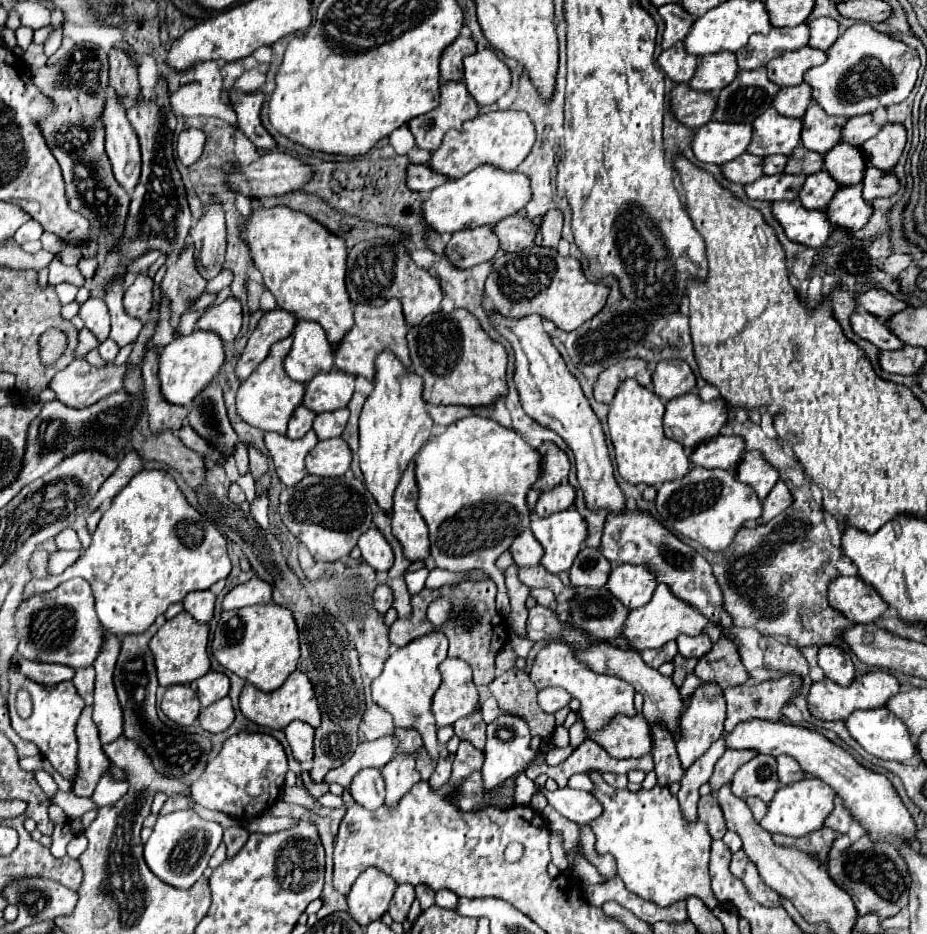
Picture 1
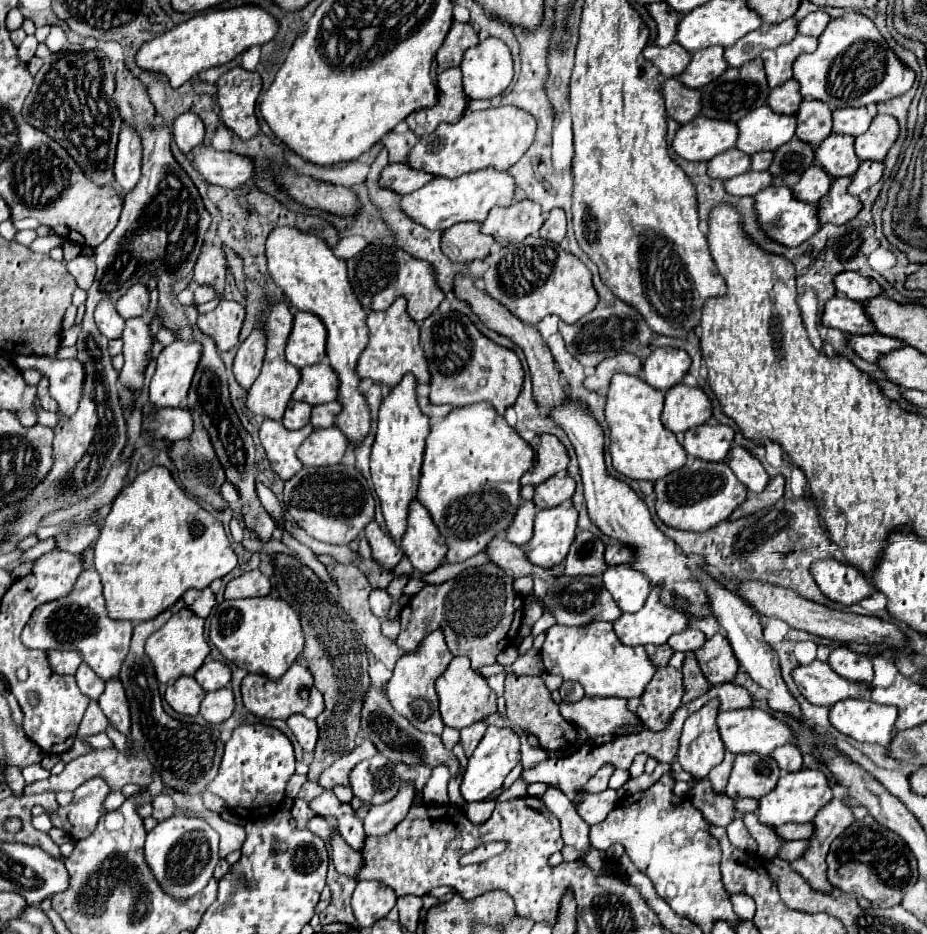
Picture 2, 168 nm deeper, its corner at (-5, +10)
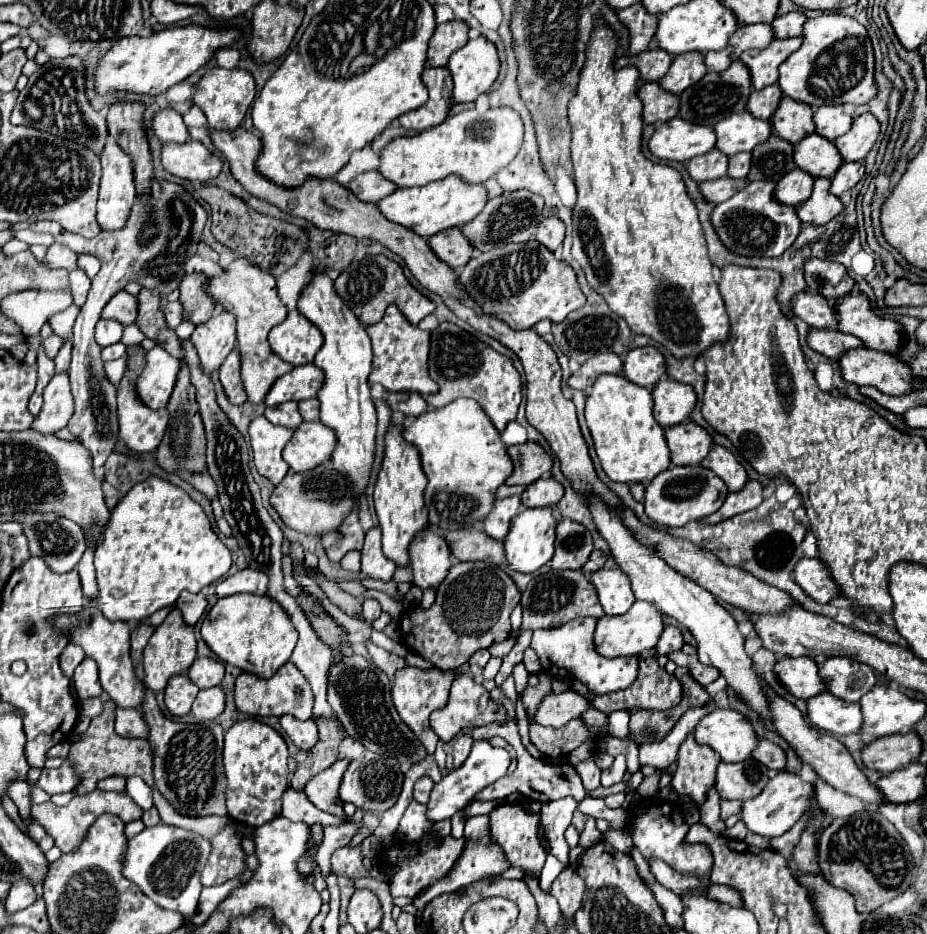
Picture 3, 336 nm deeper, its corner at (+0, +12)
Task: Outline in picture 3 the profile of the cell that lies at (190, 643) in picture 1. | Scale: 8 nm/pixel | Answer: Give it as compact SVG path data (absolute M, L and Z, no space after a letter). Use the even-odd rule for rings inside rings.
M177 607L171 609L167 619L155 629L151 635L145 651L143 651L143 669L145 669L145 685L151 687L153 691L159 691L167 685L169 677L177 673L185 673L191 663L197 657L197 641L195 641L195 631L191 625L183 621L183 615Z

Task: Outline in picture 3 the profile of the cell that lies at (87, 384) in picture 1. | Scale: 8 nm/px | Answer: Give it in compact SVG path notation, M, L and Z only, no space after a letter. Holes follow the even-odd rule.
M55 373L43 393L43 409L33 421L33 429L39 433L55 433L67 425L73 415L73 397L69 389L69 375Z

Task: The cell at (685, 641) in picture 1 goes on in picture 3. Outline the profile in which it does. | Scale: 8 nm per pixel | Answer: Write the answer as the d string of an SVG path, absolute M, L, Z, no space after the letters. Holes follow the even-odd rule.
M667 625L661 639L659 639L659 643L657 643L657 653L659 655L669 655L673 651L679 651L679 647L683 647L683 643L685 643L683 633L677 627Z

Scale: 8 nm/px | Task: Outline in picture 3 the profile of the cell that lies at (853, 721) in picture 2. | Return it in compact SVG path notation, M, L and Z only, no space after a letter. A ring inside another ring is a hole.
M821 693L807 701L809 719L823 731L833 735L859 733L863 725L863 713L859 703L847 703L831 693Z

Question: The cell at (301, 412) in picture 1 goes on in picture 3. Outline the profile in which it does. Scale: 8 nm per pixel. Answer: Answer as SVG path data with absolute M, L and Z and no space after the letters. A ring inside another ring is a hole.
M287 401L277 407L267 407L265 417L273 425L281 425L281 427L289 427L289 429L297 429L303 423L303 417L301 417L295 401Z

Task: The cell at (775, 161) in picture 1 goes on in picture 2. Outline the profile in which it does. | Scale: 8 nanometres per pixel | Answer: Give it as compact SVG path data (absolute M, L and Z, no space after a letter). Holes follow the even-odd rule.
M760 151L750 157L750 171L766 171L770 163L772 163L772 153Z

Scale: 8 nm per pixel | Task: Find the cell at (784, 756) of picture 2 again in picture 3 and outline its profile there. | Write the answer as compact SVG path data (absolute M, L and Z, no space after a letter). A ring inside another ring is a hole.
M761 739L761 741L759 741L759 747L757 747L751 755L753 755L757 761L761 761L763 765L767 765L769 769L777 769L777 771L785 769L785 763L787 763L785 751L783 751L779 745L775 745L775 743L767 741L767 739Z

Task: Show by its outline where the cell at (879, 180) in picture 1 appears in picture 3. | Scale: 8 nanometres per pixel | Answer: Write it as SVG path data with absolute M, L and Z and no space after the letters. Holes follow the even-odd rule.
M843 163L839 167L839 171L833 175L833 183L831 183L831 191L839 197L845 191L851 191L861 177L865 175L865 163Z

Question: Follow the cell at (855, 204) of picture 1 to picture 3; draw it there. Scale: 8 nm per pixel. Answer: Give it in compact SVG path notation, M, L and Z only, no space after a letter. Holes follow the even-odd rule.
M819 177L815 179L815 189L813 195L801 203L797 207L797 215L803 223L811 223L811 225L825 225L829 223L835 215L839 215L843 211L843 203L837 195L833 195L829 191L831 187L831 179L827 177Z

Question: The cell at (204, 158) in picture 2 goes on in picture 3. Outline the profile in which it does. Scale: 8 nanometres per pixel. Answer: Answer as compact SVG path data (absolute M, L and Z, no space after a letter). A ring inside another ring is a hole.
M185 141L183 145L177 143L163 143L161 155L165 171L187 179L207 183L221 173L223 161L213 155L201 141Z

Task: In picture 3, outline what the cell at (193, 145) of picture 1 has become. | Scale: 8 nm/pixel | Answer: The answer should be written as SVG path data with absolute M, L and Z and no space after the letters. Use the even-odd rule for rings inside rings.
M163 109L153 117L153 131L163 143L185 143L189 139L187 125L175 109Z

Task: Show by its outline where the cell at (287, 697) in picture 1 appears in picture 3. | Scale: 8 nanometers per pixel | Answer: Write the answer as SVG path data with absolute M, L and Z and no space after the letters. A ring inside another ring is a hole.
M285 663L271 679L259 679L253 673L241 673L235 681L235 705L239 711L247 713L247 715L259 715L259 717L281 717L285 713L305 721L311 717L313 711L313 693L311 687L305 679L305 675L293 665L293 663Z

